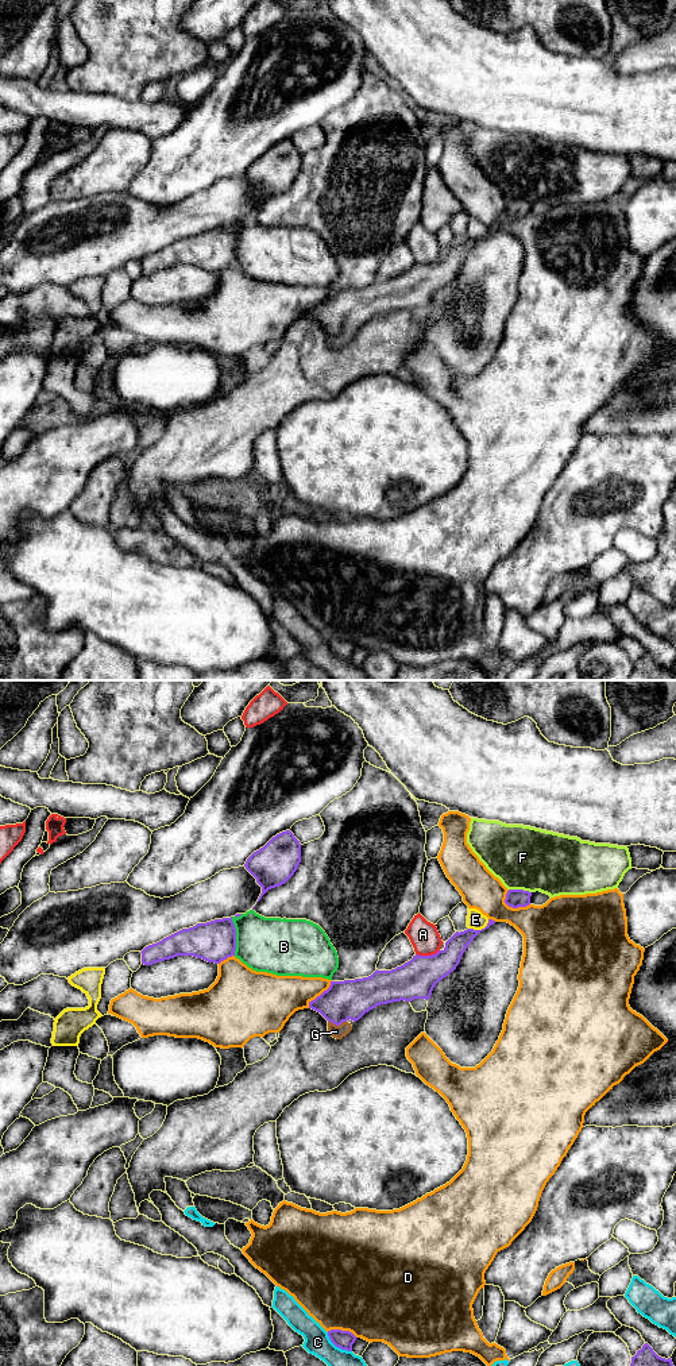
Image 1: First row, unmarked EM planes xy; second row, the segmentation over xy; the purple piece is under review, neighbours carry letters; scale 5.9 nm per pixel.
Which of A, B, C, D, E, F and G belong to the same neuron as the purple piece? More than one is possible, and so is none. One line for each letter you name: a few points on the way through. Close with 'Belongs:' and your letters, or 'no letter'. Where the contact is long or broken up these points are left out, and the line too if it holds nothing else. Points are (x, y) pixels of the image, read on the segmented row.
G: runs through xy (350, 999), (338, 1011), (338, 1025), (336, 1031)
Belongs: G

